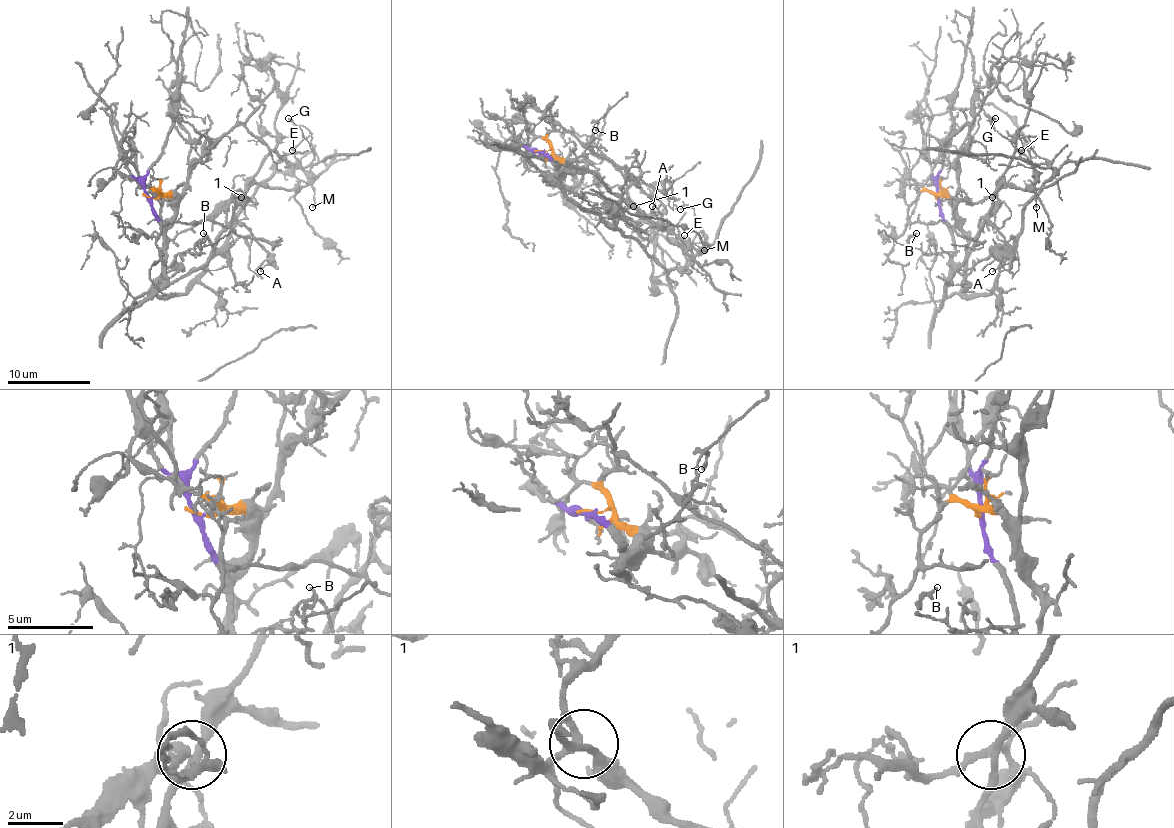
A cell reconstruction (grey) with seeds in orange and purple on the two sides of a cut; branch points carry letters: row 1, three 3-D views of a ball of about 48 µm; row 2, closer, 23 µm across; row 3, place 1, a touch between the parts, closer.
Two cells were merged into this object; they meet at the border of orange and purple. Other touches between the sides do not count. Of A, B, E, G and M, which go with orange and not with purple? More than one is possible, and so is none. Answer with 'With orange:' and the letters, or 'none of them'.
With orange: B, E

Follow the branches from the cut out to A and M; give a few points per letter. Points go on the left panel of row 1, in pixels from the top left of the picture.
A: (148, 197), (171, 282), (196, 272), (234, 220), (267, 253), (261, 272)
M: (148, 197), (171, 282), (207, 261), (252, 184), (292, 188), (302, 180), (315, 192), (313, 207)

